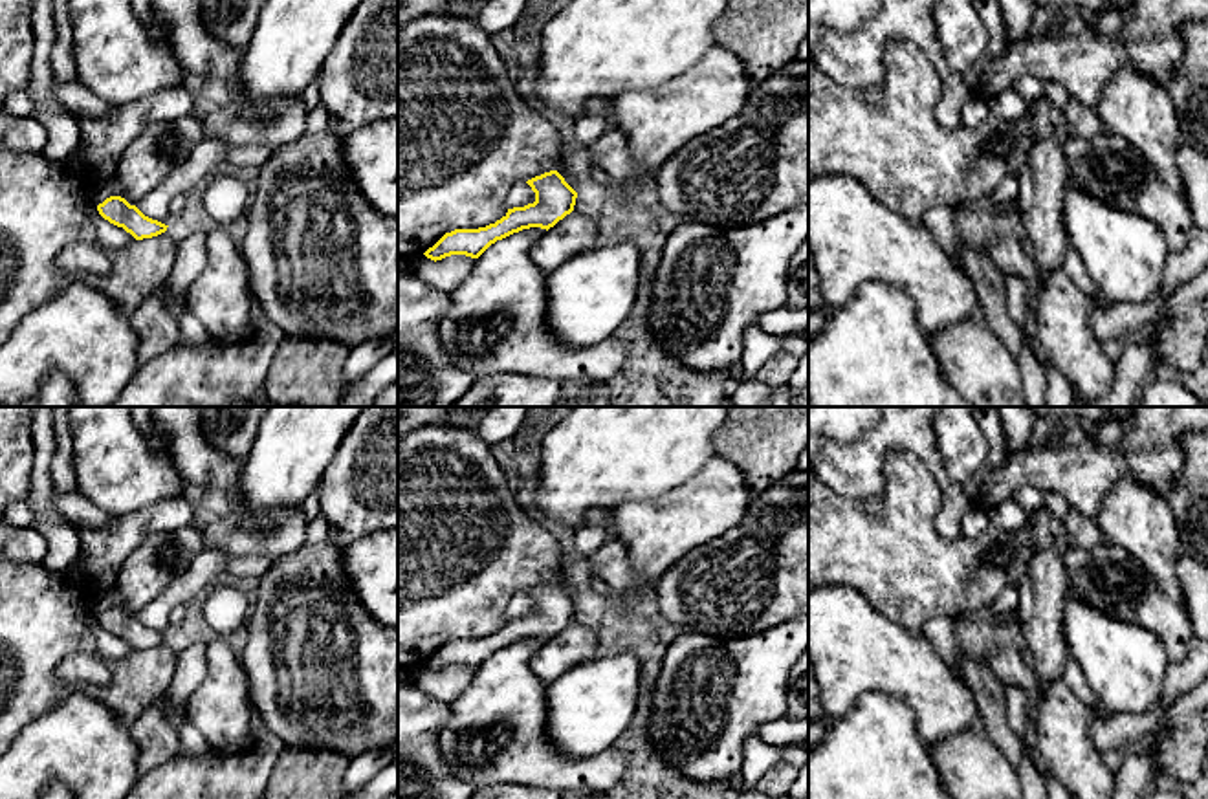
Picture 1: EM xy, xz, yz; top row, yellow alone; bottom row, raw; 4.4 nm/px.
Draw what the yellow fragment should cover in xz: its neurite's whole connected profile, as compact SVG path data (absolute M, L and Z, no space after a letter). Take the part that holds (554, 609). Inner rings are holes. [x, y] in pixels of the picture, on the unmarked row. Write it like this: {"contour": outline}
{"contour": "M557 581L544 583L526 592L535 603L535 612L508 623L478 640L455 640L445 643L423 665L442 671L451 665L478 669L491 654L530 638L550 640L574 621L577 603Z"}

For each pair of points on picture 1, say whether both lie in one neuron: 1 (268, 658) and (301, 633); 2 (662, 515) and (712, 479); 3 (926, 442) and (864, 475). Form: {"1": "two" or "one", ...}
{"1": "one", "2": "one", "3": "one"}

